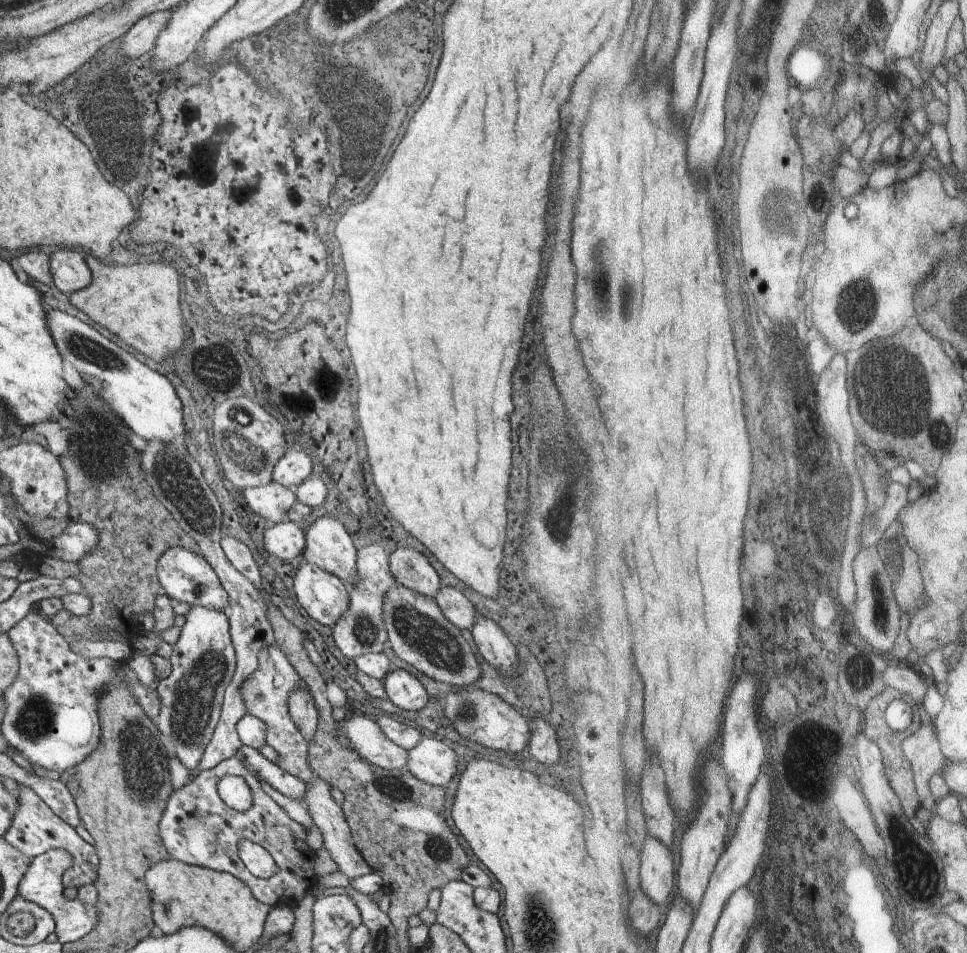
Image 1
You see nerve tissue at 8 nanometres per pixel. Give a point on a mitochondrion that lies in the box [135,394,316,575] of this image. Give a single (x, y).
(181, 488)

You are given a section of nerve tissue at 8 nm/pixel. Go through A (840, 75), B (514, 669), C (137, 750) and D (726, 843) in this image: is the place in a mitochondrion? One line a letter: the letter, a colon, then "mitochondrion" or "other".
A: other
B: other
C: mitochondrion
D: other

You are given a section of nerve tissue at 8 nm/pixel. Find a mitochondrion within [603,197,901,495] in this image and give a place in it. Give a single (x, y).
(855, 303)

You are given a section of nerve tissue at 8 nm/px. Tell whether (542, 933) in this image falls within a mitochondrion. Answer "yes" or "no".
yes

